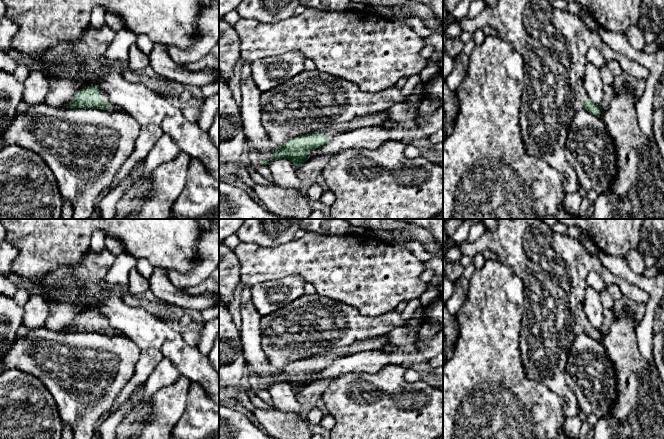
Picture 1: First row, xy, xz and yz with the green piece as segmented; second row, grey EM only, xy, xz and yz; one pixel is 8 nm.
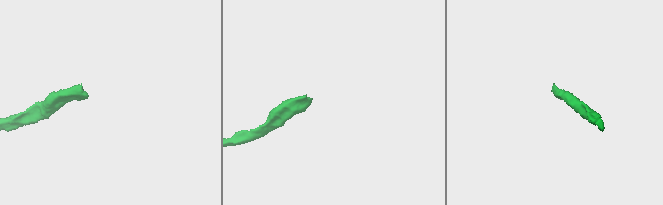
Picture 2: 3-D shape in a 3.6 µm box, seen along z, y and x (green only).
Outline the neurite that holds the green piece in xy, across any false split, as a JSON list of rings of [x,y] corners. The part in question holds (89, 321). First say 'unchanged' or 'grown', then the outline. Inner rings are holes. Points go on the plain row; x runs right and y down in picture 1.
grown; [[[87,310],[74,319],[67,331],[109,334],[110,327],[105,315],[97,310]]]

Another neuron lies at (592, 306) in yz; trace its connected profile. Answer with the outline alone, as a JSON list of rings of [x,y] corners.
[[[587,286],[582,304],[584,313],[591,326],[601,330],[604,320],[604,307],[601,303],[600,292]]]

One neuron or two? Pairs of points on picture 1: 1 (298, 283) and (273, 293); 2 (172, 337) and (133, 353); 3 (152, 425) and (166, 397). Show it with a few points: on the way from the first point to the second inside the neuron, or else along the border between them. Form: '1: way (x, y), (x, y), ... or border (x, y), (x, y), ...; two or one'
1: way (292, 287), (279, 293); one
2: border (121, 335), (132, 340), (141, 349); two
3: way (159, 418), (166, 411), (166, 404); one

